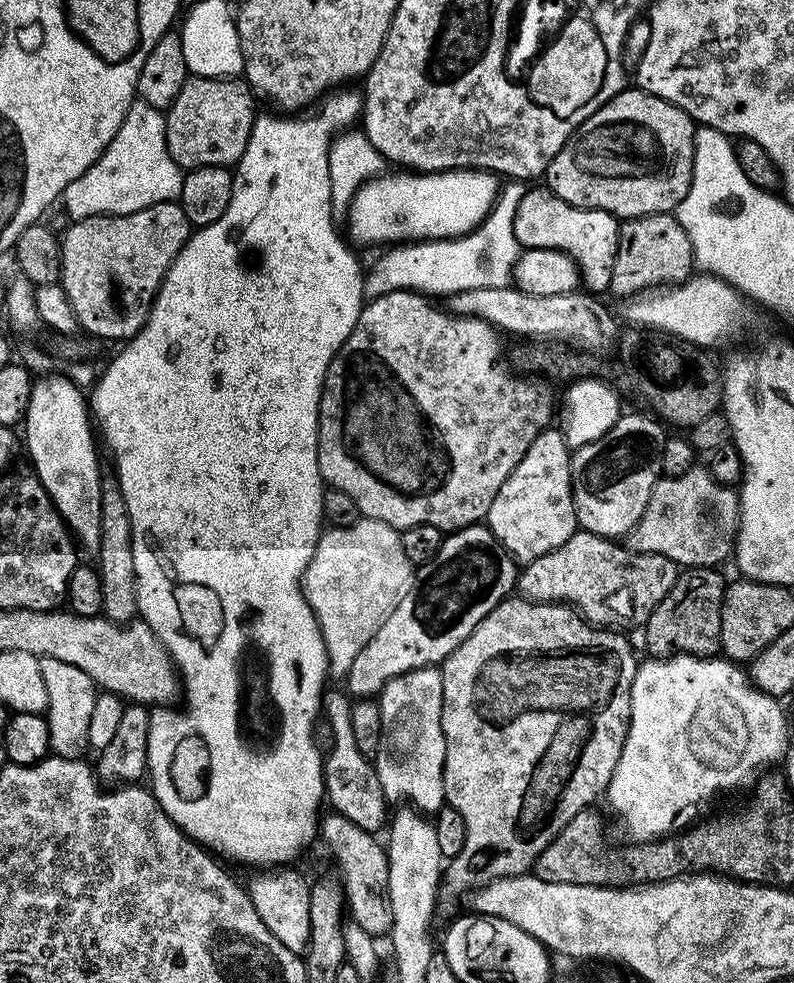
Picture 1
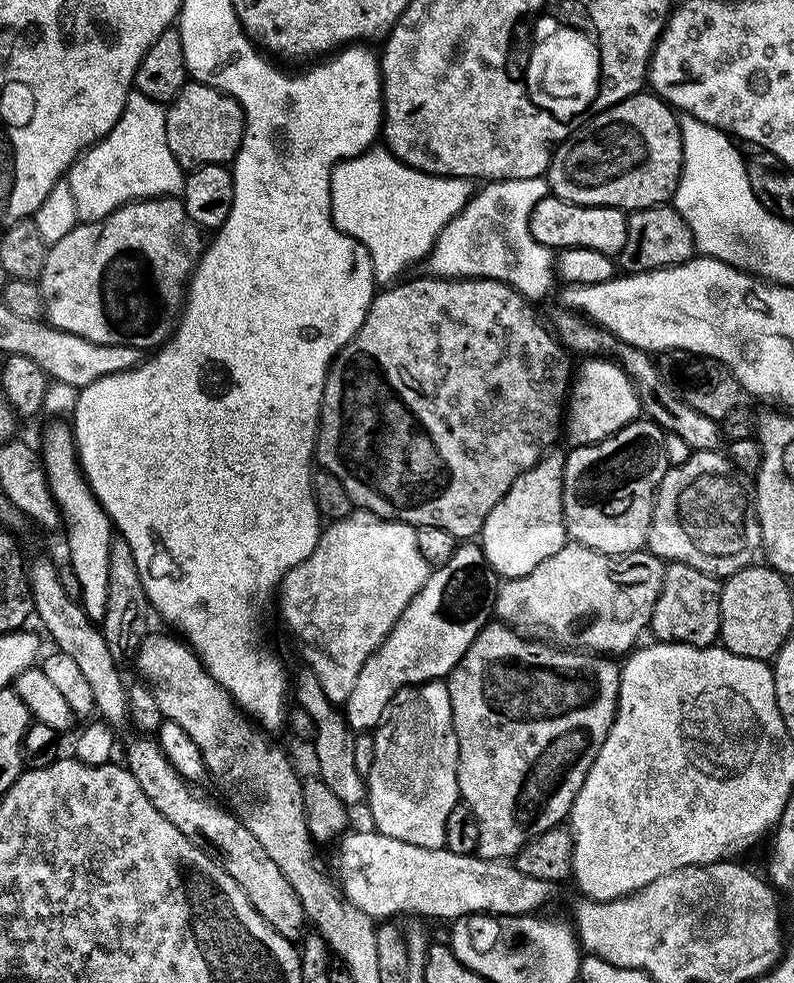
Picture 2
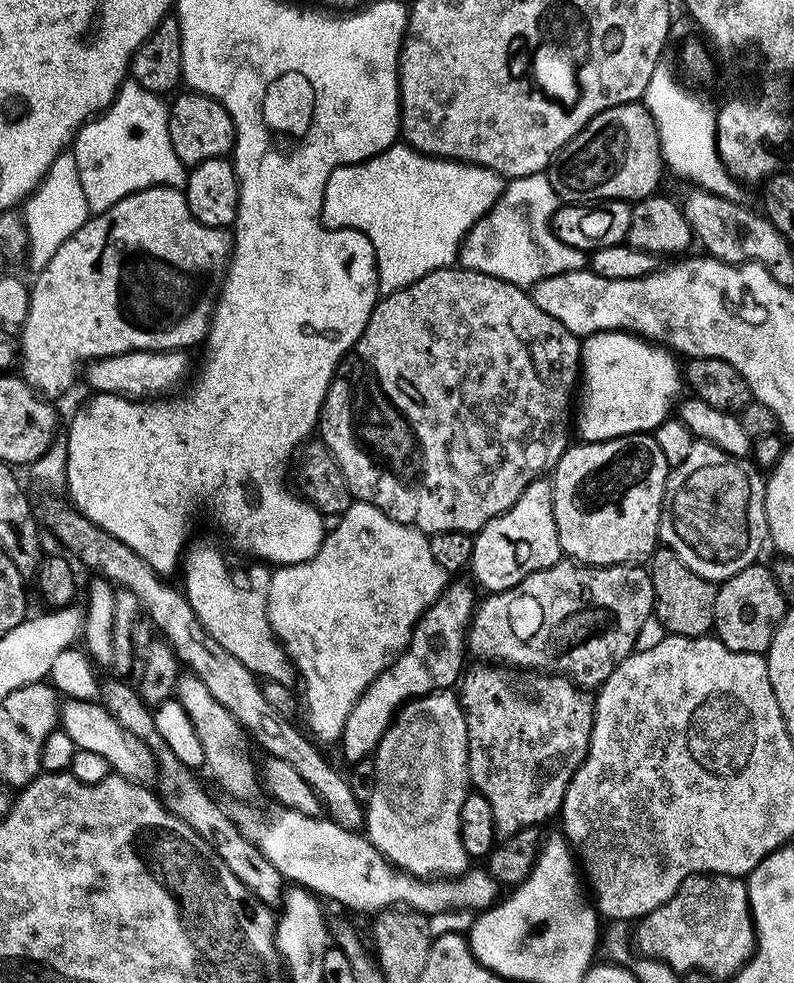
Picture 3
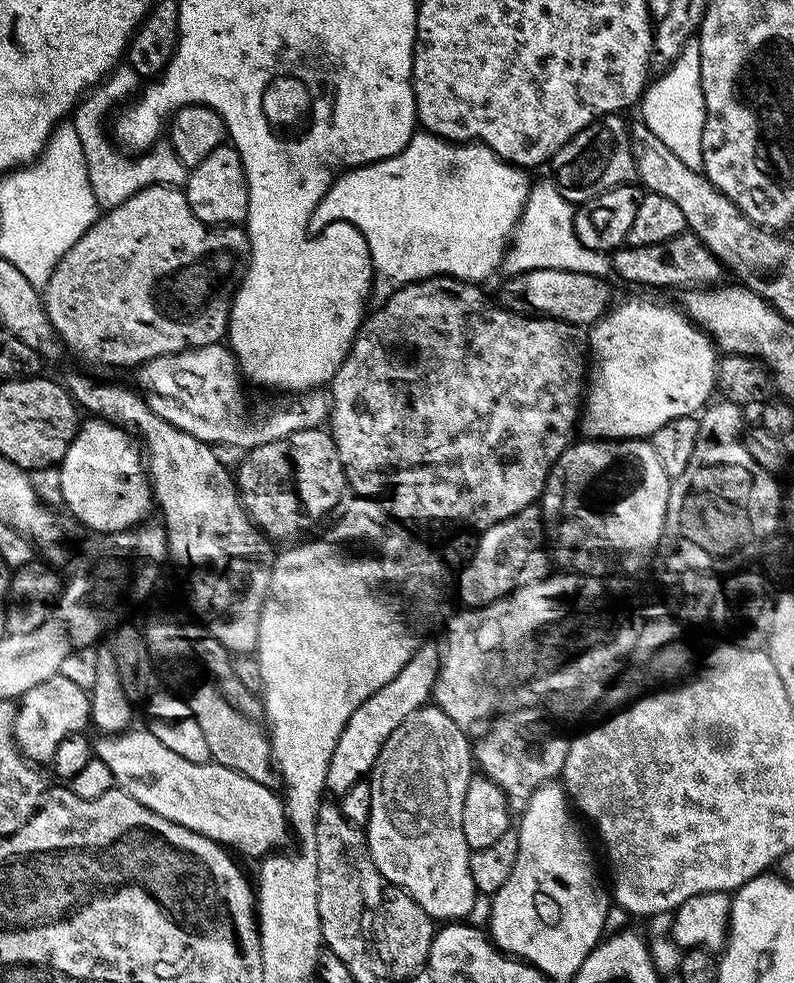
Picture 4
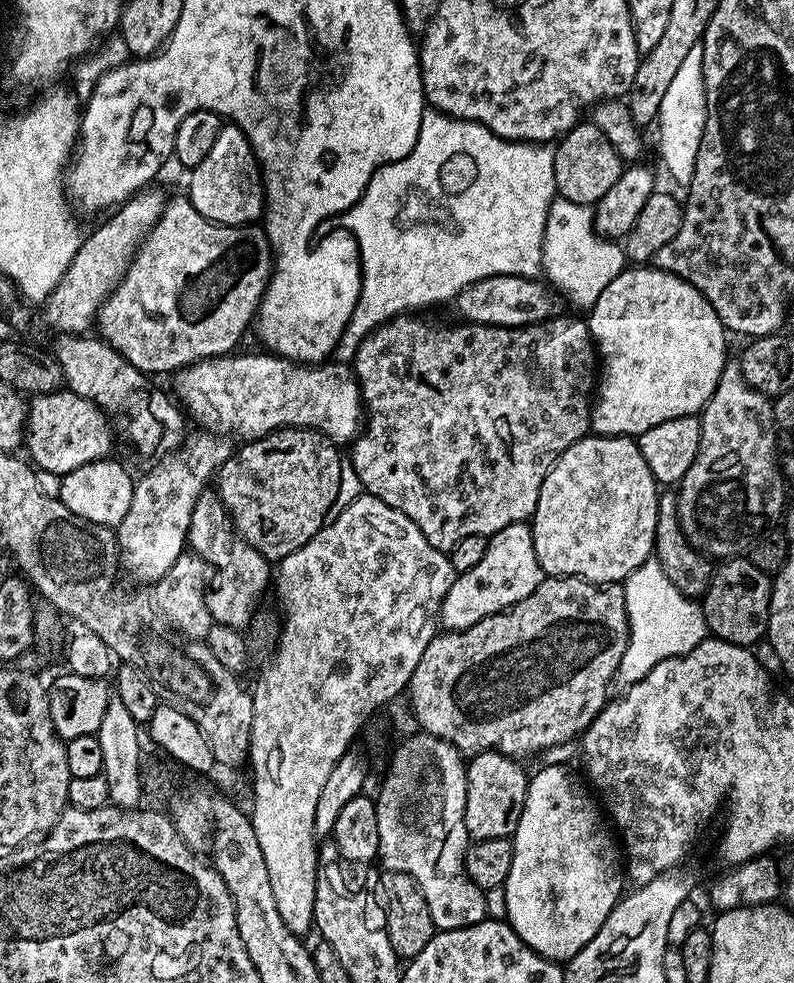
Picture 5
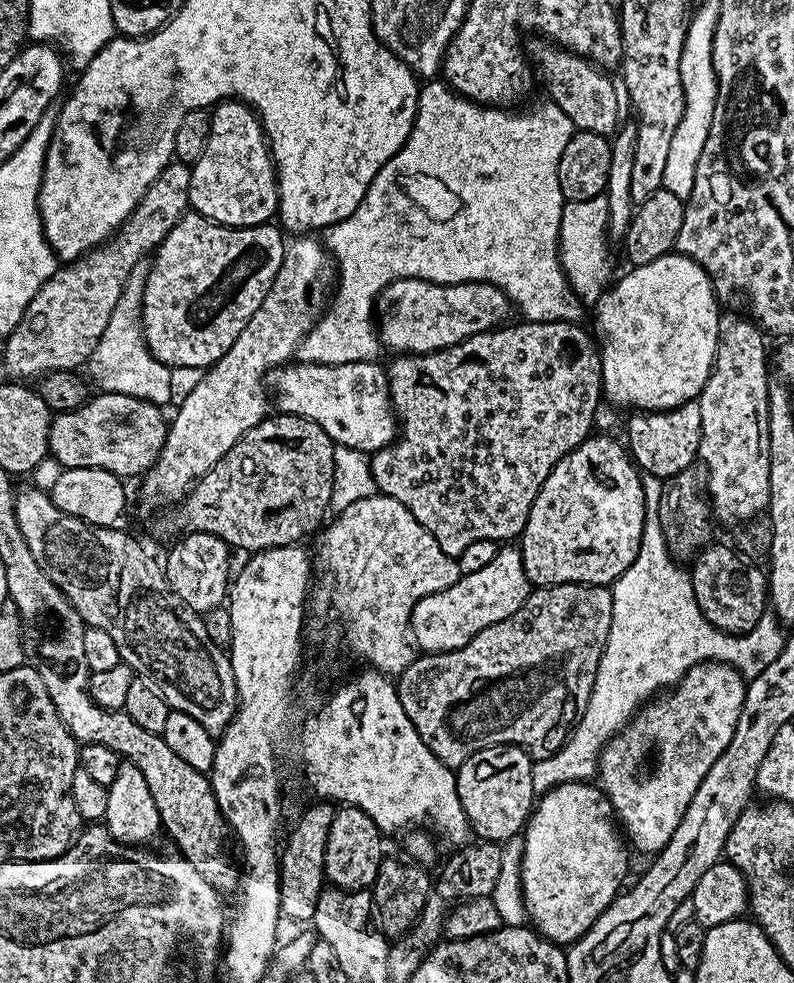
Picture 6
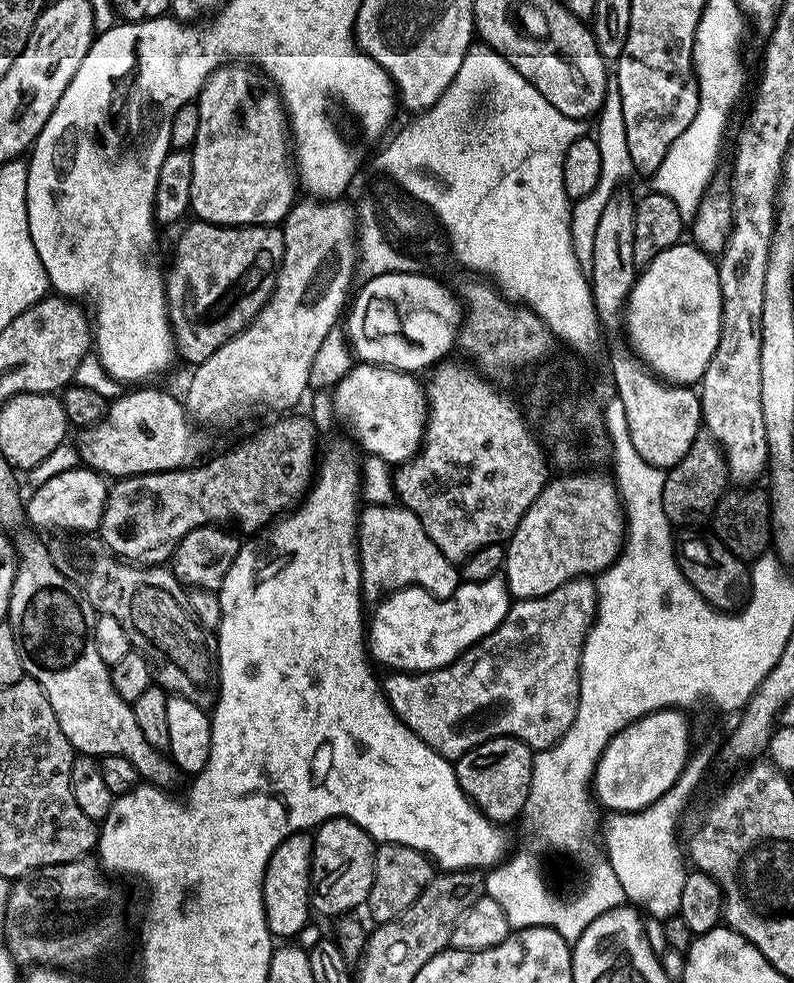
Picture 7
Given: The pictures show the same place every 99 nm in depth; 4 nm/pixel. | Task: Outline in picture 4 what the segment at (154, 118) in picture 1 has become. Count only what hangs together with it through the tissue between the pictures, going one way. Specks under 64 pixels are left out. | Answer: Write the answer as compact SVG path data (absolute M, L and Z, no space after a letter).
M131 70L120 71L109 72L95 88L89 88L70 116L70 122L74 130L78 130L78 138L82 140L82 154L86 156L90 190L94 190L96 203L104 210L126 202L126 198L155 184L183 185L189 173L189 169L174 154L171 143L157 142L139 154L129 154L114 143L108 129L110 117L114 110L131 101L142 88L140 75Z

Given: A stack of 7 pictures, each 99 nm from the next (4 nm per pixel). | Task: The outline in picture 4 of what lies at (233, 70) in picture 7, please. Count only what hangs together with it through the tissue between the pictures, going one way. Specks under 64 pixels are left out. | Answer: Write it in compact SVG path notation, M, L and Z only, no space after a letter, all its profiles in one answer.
M231 143L219 144L196 168L188 173L182 188L184 197L190 202L190 210L194 210L203 224L213 226L240 226L248 218L248 183L242 166L242 158Z

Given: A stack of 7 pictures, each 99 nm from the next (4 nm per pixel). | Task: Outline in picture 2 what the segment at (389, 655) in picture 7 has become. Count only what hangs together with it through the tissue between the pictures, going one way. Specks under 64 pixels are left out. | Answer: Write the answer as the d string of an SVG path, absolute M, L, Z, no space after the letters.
M549 451L526 474L522 474L506 490L502 502L490 510L478 533L478 543L484 549L486 562L504 580L530 574L534 566L558 554L570 537L564 525L564 458L563 451Z

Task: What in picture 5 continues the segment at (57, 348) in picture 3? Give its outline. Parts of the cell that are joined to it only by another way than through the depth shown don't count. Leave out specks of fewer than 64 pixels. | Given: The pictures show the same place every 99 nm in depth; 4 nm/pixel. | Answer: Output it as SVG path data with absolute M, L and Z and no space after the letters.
M180 194L165 203L162 214L158 222L148 232L148 237L140 244L136 251L136 257L130 262L130 266L124 274L124 279L114 291L109 292L104 299L103 306L96 313L95 323L100 324L99 335L118 354L122 354L140 372L155 374L155 372L175 373L177 370L185 368L187 364L195 364L198 360L211 360L213 356L226 356L233 351L232 348L244 336L244 331L249 331L254 317L258 311L261 297L264 296L265 289L268 288L268 279L272 277L274 267L274 249L268 243L268 233L260 226L237 226L235 224L216 224L212 220L207 220L198 210L194 210L192 203L188 201L187 195Z

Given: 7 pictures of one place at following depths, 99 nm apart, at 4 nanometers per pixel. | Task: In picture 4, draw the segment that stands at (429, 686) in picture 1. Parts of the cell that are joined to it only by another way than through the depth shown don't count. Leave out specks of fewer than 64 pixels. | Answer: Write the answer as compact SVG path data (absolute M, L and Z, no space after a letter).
M435 706L419 708L414 710L414 714L410 714L410 718L406 718L406 722L402 722L402 726L398 726L398 730L394 730L394 734L390 734L390 738L386 738L386 746L382 746L370 773L372 797L366 835L368 849L372 855L371 862L380 871L381 880L393 888L406 890L406 894L410 894L410 898L414 898L414 902L418 902L418 906L422 906L422 910L426 910L426 914L430 914L437 922L460 922L471 917L468 915L475 910L476 899L478 899L474 878L470 878L472 853L466 846L466 837L462 834L462 801L466 798L466 786L472 781L474 775L474 748L470 740L468 744L468 736L469 733L460 728L458 722L454 722L454 718L450 718L450 714L446 714L441 708Z

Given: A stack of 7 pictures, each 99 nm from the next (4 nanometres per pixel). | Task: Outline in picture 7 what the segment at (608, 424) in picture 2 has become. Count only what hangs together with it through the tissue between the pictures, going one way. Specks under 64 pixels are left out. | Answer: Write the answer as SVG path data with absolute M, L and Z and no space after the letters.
M681 242L662 250L662 254L658 254L658 258L654 258L654 262L647 264L637 275L632 293L628 296L628 305L624 308L622 328L626 333L626 340L631 351L639 356L661 380L667 380L669 384L699 385L706 374L706 366L710 366L710 358L714 358L714 350L718 350L718 334L722 330L722 286L720 285L720 269L717 261L691 242Z

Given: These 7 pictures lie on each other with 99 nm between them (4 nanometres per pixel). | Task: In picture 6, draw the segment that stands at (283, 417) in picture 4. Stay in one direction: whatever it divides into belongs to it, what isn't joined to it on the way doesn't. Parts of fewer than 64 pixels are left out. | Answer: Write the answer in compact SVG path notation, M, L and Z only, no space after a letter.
M363 360L362 362L346 362L345 364L302 364L299 362L289 362L281 367L273 368L266 377L266 384L269 389L276 388L276 396L274 392L274 404L276 404L281 413L286 416L301 416L310 422L318 422L318 426L322 426L322 430L326 430L326 434L330 434L330 438L336 445L341 448L353 448L365 454L379 452L381 448L385 448L392 443L398 435L398 421L396 413L392 410L392 400L388 396L388 374L383 367L379 368L379 363L371 360Z

